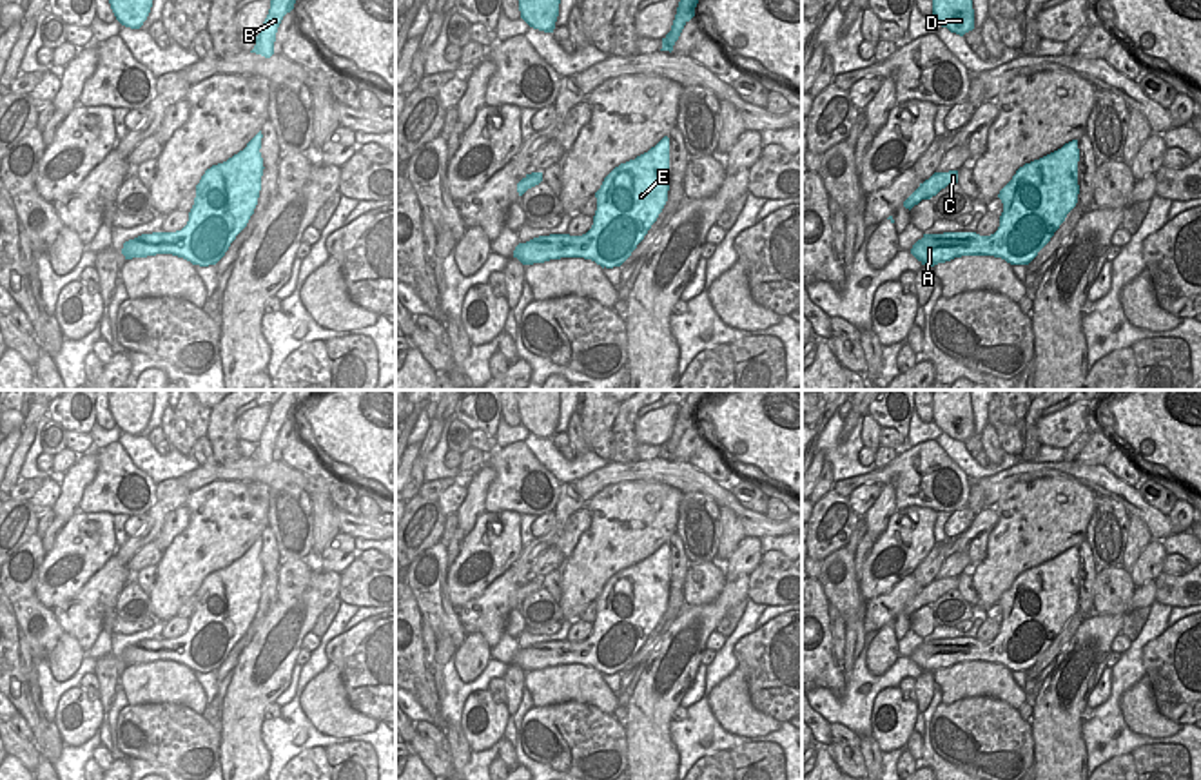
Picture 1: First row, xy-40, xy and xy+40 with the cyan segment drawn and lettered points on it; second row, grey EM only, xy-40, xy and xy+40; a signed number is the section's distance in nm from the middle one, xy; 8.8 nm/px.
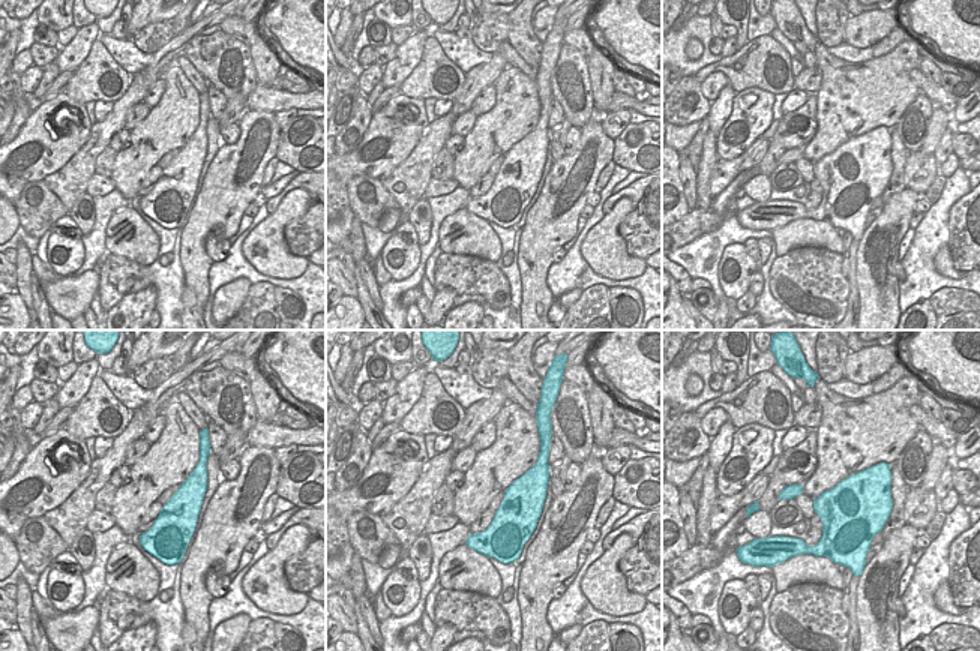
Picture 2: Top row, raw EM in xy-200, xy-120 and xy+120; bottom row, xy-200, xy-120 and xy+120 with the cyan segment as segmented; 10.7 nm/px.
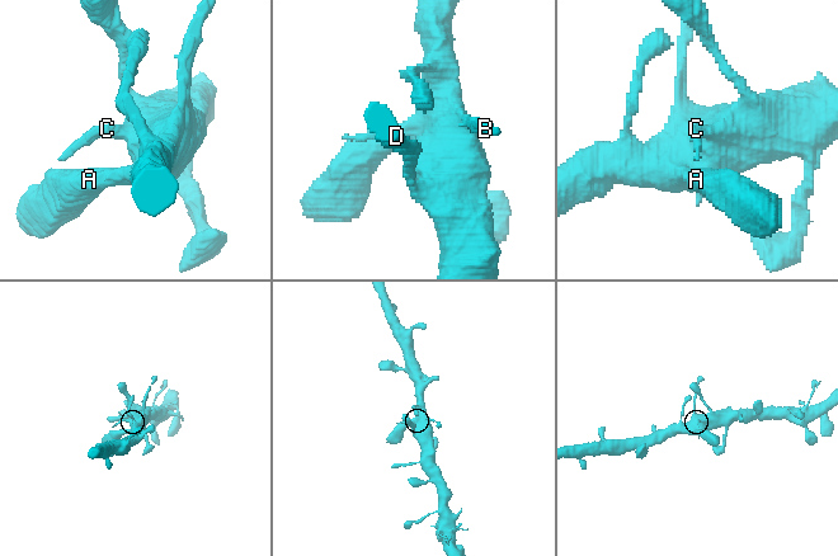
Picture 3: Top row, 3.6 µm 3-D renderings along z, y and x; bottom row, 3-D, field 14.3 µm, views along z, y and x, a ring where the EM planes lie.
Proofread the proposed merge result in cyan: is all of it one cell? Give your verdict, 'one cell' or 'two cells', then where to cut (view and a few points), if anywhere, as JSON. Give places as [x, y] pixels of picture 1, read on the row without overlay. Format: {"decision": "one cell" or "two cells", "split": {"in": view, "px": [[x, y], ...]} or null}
{"decision": "one cell", "split": null}

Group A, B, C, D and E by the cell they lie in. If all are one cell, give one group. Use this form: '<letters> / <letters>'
A B C D E

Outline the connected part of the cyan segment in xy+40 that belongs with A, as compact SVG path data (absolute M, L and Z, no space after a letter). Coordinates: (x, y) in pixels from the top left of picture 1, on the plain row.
M1072 546L1025 570L998 600L1003 619L994 640L923 640L911 660L931 673L962 662L994 662L1011 671L1029 671L1078 609L1078 568L1078 546Z

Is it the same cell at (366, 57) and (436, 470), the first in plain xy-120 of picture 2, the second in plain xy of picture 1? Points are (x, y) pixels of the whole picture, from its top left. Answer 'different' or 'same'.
different

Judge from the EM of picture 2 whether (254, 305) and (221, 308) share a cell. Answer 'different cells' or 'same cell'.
different cells

